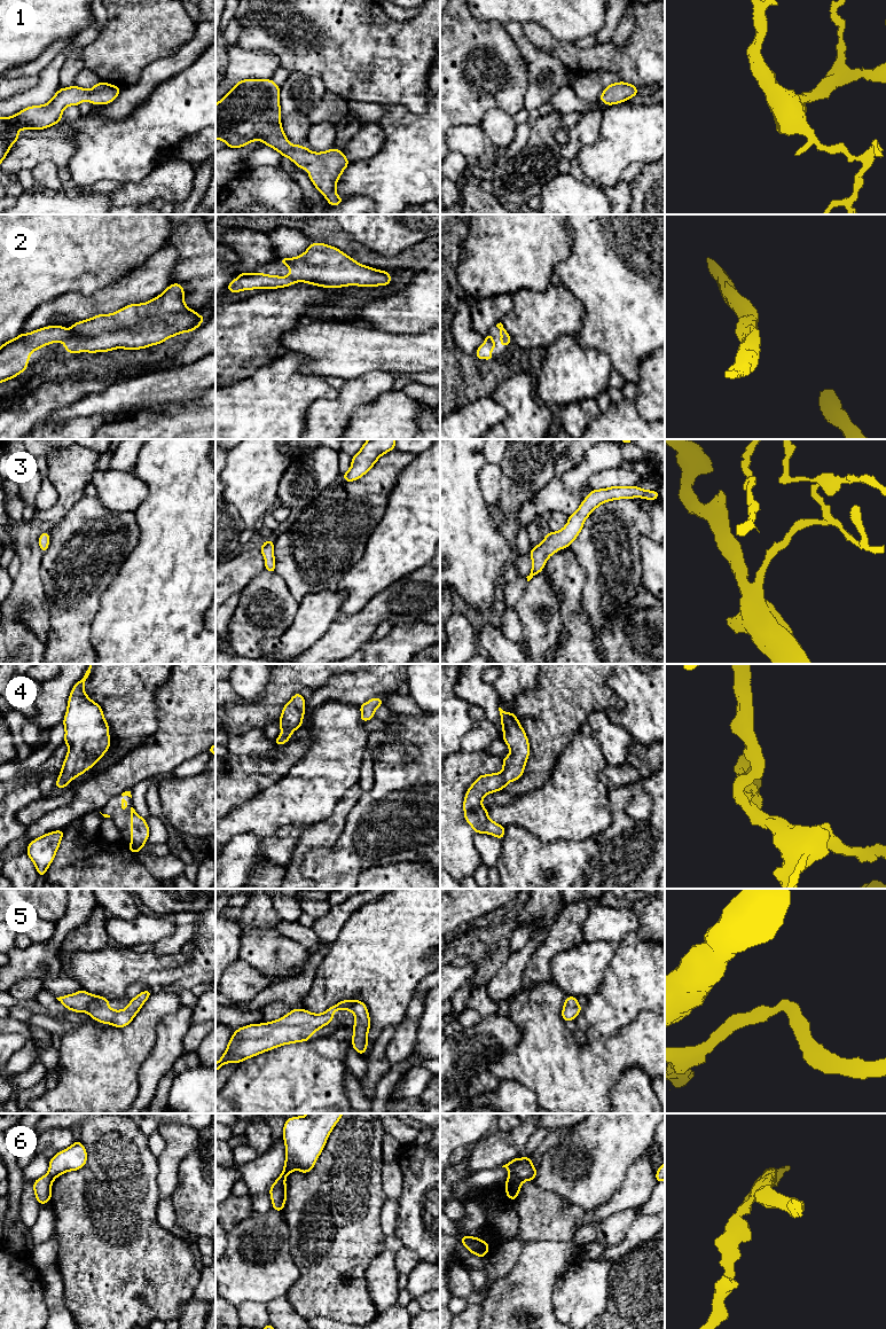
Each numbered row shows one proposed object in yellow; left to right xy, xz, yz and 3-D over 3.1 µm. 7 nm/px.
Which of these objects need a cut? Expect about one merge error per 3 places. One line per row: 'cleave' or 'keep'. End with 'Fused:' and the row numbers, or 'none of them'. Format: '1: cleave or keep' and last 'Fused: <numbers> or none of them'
1: keep
2: keep
3: keep
4: keep
5: keep
6: cleave
Fused: 6

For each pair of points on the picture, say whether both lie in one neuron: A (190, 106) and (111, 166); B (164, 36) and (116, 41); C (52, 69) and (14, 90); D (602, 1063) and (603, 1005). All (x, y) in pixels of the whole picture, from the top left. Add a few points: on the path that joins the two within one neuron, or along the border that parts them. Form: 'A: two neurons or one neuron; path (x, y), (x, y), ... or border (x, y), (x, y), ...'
A: one neuron; path (171, 114), (131, 147)
B: one neuron; path (153, 36), (135, 36), (127, 41)
C: two neurons; border (39, 77), (39, 81), (36, 85), (17, 94)
D: two neurons; border (625, 1026), (613, 1031), (605, 1039), (588, 1041)

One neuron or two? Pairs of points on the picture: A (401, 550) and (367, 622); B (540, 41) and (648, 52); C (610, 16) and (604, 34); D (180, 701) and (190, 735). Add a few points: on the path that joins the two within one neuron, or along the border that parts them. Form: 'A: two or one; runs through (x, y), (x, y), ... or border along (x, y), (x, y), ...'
A: two; border along (405, 576), (377, 593), (362, 609)
B: one; runs through (566, 52), (572, 57), (621, 57)
C: one; runs through (610, 21), (608, 30)
D: one; runs through (188, 709), (190, 711), (190, 727)

